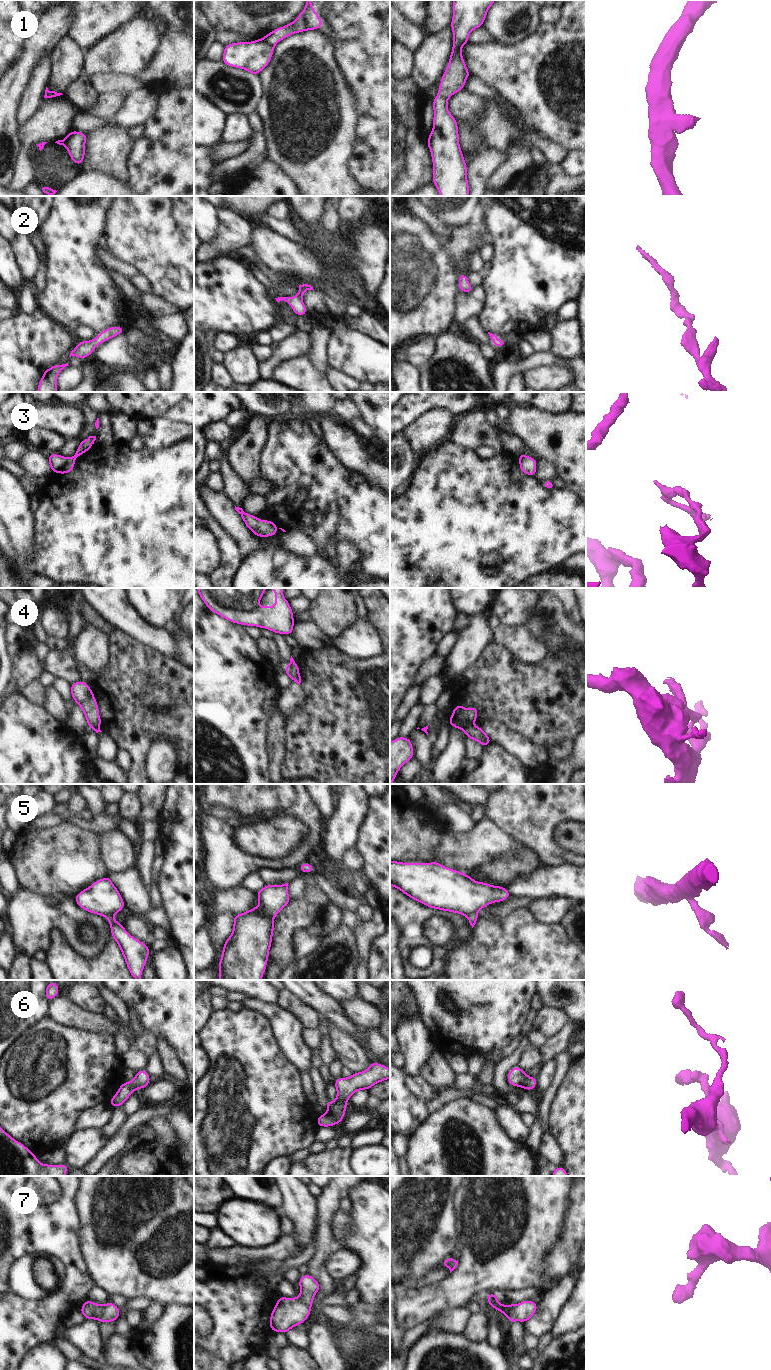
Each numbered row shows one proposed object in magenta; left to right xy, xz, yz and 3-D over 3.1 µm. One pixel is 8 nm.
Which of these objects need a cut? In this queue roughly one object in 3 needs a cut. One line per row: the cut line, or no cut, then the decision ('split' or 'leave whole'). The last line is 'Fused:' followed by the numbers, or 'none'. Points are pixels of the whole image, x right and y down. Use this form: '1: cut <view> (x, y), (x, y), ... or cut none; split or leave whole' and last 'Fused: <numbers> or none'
1: cut xy (72, 131), (67, 139), (67, 148); split
2: cut none; leave whole
3: cut xy (73, 456), (75, 458); split
4: cut yz (469, 724), (463, 730); split
5: cut yz (476, 913), (468, 917); split
6: cut none; leave whole
7: cut none; leave whole
Fused: 1, 3, 4, 5

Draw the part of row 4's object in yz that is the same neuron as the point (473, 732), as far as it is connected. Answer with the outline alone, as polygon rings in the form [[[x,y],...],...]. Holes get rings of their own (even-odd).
[[[468,725],[464,732],[466,734],[467,739],[476,740],[480,743],[484,748],[487,747],[490,743],[493,743],[490,737],[485,733],[485,731],[475,725]]]

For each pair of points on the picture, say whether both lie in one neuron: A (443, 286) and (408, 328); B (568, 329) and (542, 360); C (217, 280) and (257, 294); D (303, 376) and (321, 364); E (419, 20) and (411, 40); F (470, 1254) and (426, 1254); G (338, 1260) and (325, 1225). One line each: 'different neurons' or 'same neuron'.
A: same neuron
B: different neurons
C: same neuron
D: different neurons
E: different neurons
F: different neurons
G: different neurons

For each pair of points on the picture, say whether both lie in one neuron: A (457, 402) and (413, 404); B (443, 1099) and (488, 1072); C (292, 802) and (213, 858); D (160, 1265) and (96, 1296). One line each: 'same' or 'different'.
A: same
B: same
C: same
D: different

